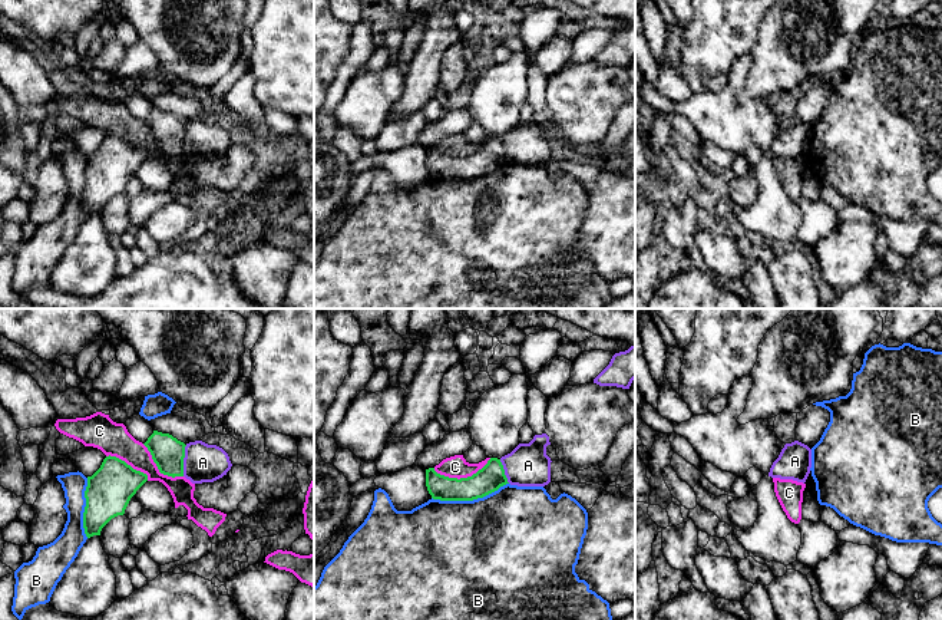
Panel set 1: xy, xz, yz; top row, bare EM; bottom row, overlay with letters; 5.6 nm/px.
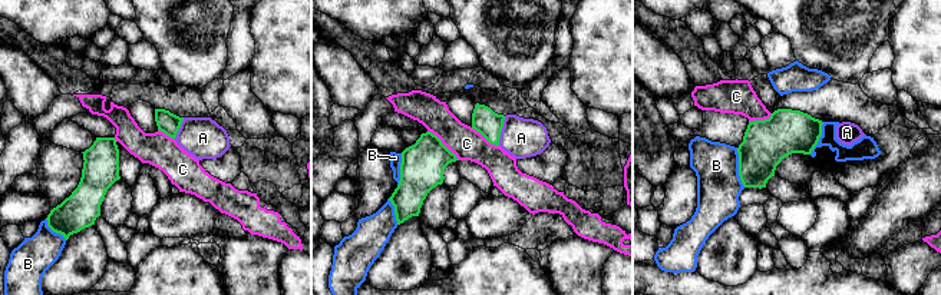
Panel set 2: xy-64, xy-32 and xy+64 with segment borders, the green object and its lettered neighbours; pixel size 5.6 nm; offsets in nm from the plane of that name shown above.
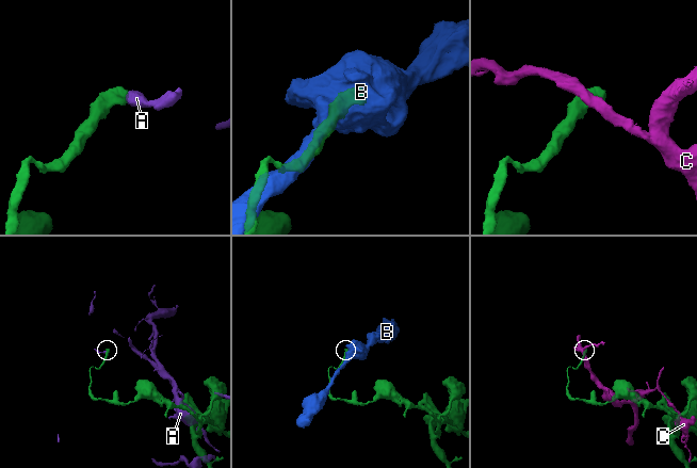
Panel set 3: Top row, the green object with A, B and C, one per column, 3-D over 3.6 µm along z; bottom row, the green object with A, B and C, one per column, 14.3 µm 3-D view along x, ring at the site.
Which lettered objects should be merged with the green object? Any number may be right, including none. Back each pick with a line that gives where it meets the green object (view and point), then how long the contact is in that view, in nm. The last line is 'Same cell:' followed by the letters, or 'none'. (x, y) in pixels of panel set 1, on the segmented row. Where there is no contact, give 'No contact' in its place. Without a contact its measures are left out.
Same cell: none

